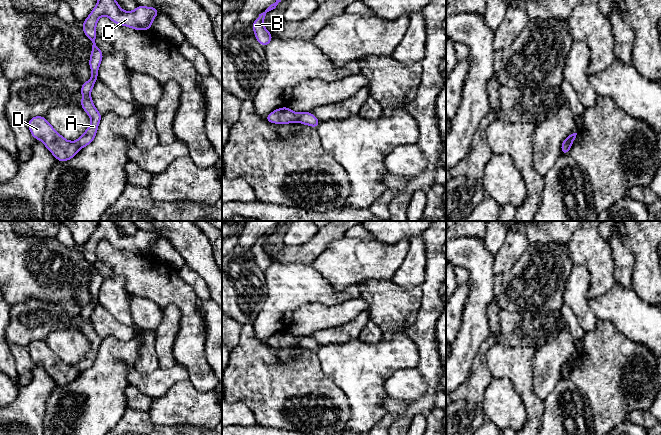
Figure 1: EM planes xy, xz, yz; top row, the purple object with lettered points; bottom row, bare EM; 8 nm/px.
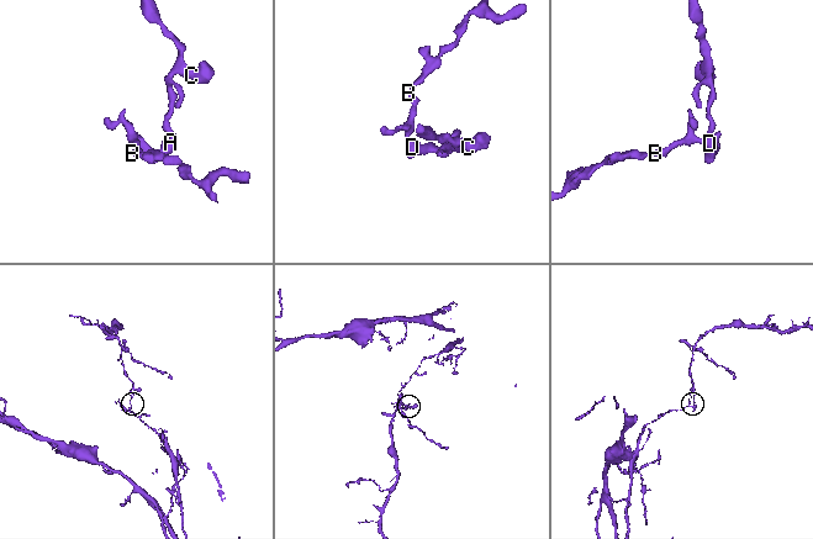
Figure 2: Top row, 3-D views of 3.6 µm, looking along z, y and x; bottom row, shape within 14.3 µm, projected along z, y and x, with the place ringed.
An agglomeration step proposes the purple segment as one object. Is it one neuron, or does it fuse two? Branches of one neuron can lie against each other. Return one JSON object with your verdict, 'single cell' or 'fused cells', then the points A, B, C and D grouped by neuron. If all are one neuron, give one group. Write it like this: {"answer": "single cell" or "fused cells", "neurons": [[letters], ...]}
{"answer": "fused cells", "neurons": [["A", "C"], ["B", "D"]]}

